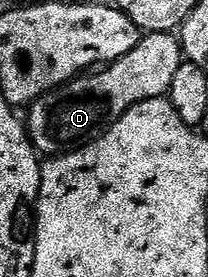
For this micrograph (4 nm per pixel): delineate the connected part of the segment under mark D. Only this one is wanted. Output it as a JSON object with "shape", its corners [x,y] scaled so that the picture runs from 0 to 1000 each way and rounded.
{"shape":[[[721,119],[678,130],[663,170],[625,199],[577,206],[534,235],[505,235],[365,278],[322,307],[188,350],[130,397],[125,462],[135,498],[178,556],[216,570],[356,552],[442,523],[663,372],[702,357],[784,350],[822,307],[851,303],[865,253],[889,224],[875,148],[822,119]]]}

